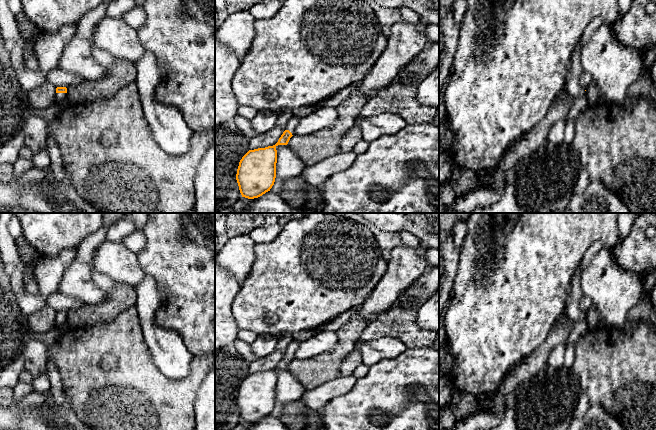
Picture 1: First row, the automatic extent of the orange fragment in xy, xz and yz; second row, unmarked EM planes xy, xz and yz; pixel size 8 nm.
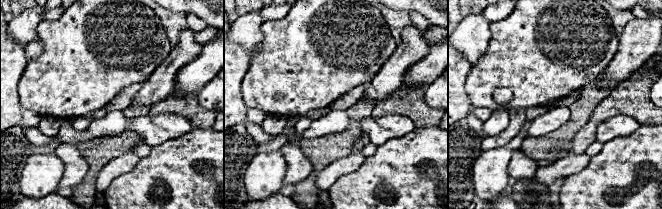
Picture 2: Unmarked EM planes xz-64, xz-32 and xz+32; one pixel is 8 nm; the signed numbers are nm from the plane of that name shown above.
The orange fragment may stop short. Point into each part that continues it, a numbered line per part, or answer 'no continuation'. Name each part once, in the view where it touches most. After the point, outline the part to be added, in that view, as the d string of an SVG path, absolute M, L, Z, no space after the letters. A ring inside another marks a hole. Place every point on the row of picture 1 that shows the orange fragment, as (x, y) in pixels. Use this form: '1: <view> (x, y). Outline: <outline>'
1: xy (59, 97). Outline: M56 93L56 95L55 95L56 103L59 103L66 98L67 98L67 93Z

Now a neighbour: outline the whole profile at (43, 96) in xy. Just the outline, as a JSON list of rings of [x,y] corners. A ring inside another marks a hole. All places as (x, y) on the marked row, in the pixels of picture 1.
[[[45,81],[40,86],[26,93],[27,102],[30,109],[46,109],[56,103],[56,87]]]

